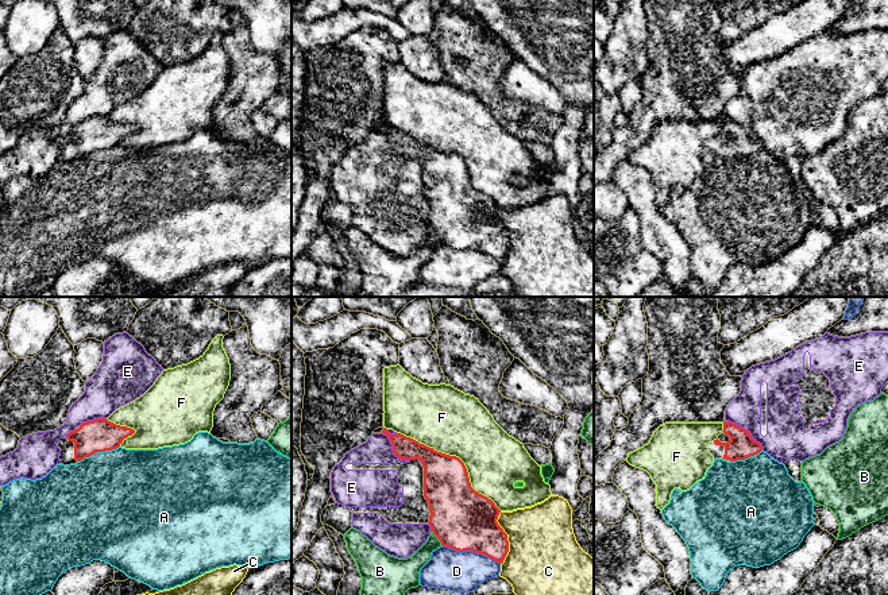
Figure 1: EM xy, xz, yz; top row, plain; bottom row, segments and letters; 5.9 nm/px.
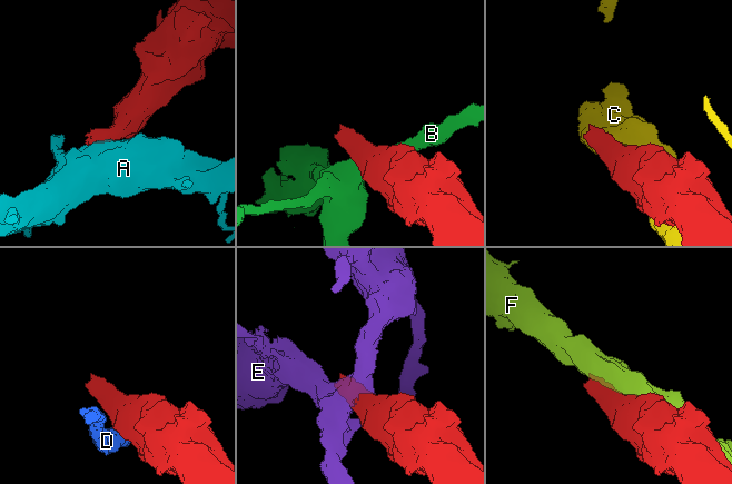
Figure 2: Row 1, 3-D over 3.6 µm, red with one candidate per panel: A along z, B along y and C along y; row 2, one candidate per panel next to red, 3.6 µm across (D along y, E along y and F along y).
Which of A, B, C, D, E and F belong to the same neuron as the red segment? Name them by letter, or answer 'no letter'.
no letter

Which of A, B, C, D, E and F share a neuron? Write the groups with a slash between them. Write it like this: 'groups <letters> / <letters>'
groups A / B / C / D / E / F

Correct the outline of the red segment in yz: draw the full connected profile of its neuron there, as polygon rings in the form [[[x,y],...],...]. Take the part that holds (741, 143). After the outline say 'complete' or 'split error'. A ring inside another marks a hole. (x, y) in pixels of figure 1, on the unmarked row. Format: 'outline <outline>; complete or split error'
outline [[[725,119],[722,131],[710,140],[709,148],[714,157],[737,159],[760,151],[762,144],[752,136],[748,128],[730,119]]]; split error

